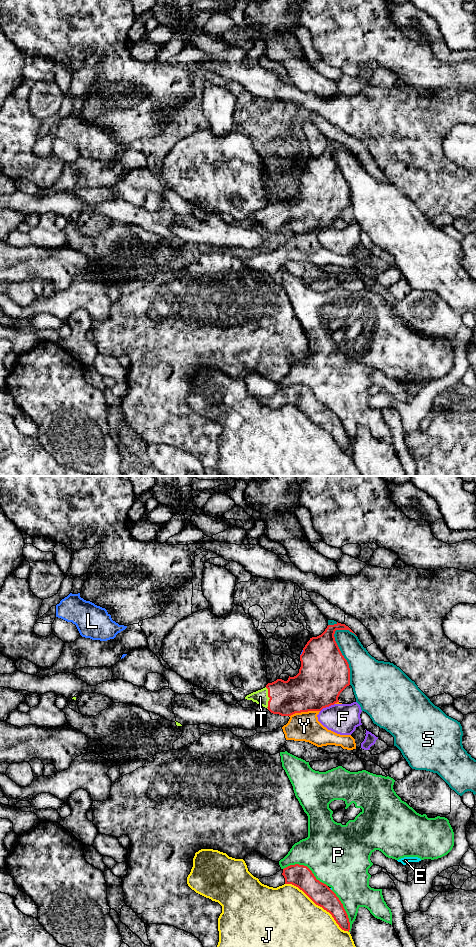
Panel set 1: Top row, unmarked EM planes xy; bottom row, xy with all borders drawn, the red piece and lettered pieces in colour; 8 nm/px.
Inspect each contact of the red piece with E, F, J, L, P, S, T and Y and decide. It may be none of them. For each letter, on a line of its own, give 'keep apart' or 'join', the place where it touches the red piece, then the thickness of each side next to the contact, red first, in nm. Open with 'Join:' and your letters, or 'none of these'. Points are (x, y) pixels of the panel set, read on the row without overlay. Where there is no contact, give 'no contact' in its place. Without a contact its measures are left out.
Join: T
E: keep apart | xy (330, 409) | 180/20 nm
F: keep apart | xy (327, 226) | 380/240 nm
J: keep apart | xy (318, 425) | 170/500 nm
L: keep apart | xy (302, 173) | 400/20 nm
P: keep apart | xy (306, 386) | 180/460 nm
S: keep apart | xy (343, 177) | 400/280 nm
T: join | xy (269, 217) | 300/110 nm
Y: keep apart | xy (304, 231) | 380/240 nm

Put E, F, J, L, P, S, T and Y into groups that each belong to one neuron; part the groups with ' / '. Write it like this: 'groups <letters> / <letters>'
groups E P / F / J / L / S / T / Y

